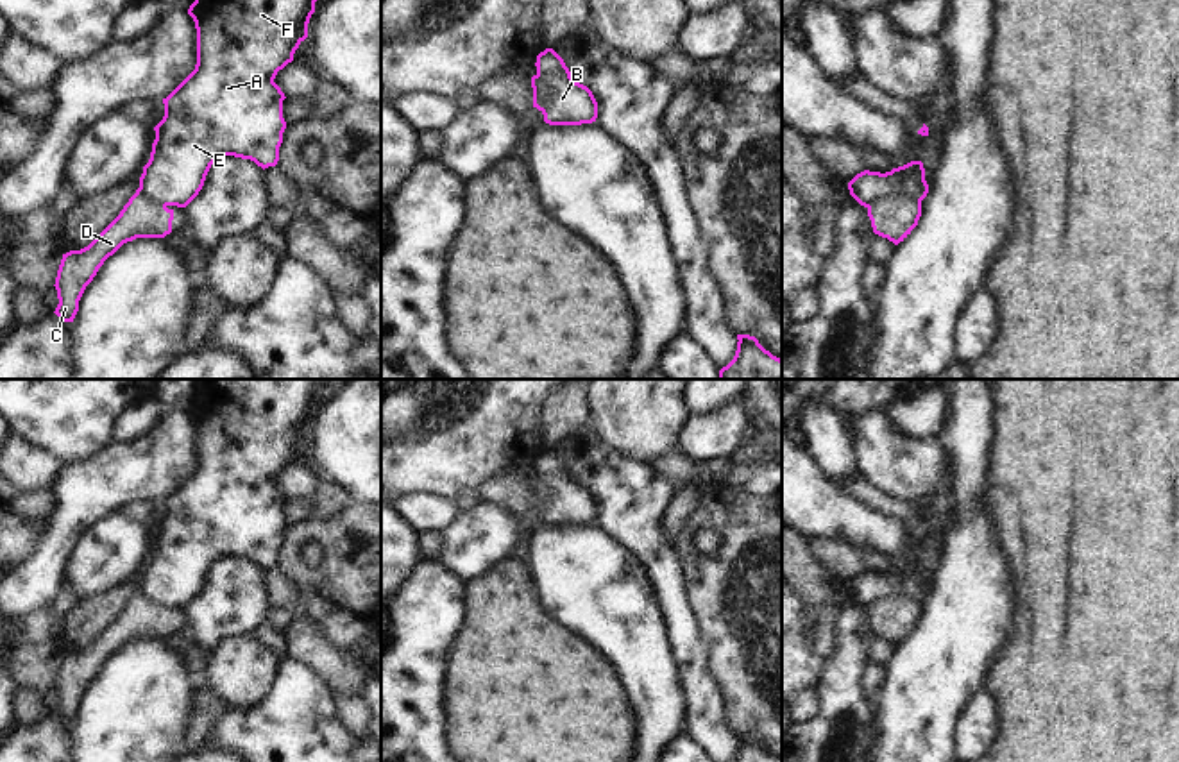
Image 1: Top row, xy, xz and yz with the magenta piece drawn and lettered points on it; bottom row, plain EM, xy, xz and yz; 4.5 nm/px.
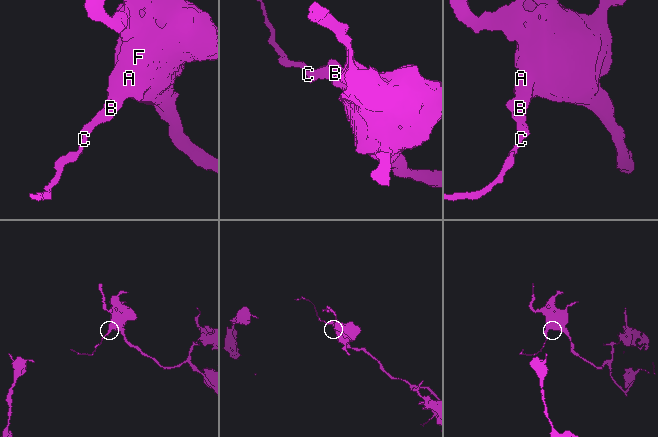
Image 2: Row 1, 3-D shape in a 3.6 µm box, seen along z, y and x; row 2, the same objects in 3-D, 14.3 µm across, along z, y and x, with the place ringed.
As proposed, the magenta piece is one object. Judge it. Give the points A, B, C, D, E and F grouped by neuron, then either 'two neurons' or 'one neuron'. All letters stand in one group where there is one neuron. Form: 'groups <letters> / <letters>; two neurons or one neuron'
groups A B E F / C D; two neurons

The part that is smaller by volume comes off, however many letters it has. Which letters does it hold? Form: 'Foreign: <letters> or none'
Foreign: C, D

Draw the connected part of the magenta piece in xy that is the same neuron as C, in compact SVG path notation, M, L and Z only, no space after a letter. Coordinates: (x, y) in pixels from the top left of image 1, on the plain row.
M136 590L120 615L88 648L63 655L54 685L59 699L54 714L63 723L73 723L79 701L104 662L136 639L165 639L172 633L172 621L174 610Z

